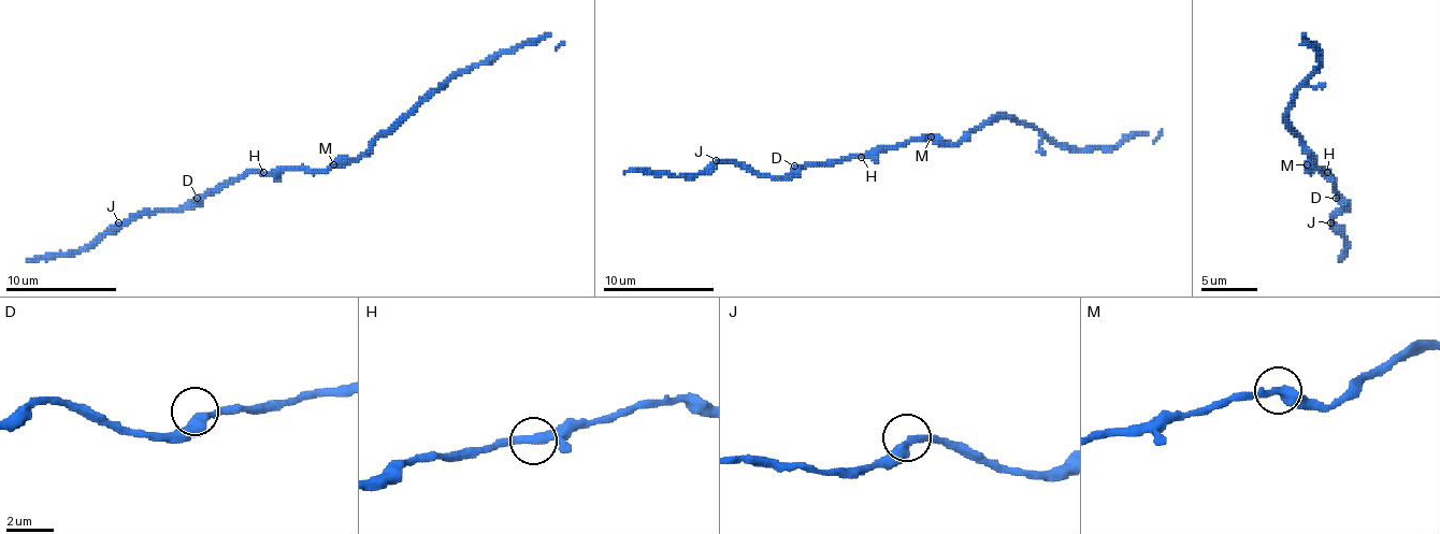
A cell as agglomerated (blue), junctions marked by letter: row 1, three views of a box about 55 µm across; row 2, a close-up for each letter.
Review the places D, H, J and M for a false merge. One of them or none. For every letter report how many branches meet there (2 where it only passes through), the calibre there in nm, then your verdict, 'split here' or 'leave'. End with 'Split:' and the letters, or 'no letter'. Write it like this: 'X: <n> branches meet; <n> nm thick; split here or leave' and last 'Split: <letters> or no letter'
D: 2 branches meet; 440 nm thick; leave
H: 2 branches meet; 360 nm thick; leave
J: 2 branches meet; 400 nm thick; leave
M: 2 branches meet; 440 nm thick; split here
Split: M

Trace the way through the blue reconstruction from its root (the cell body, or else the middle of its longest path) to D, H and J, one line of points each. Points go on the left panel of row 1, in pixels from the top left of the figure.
D: (308, 170), (244, 172), (197, 198)
H: (308, 170), (263, 172)
J: (308, 170), (244, 172), (177, 208), (160, 208), (118, 222)

